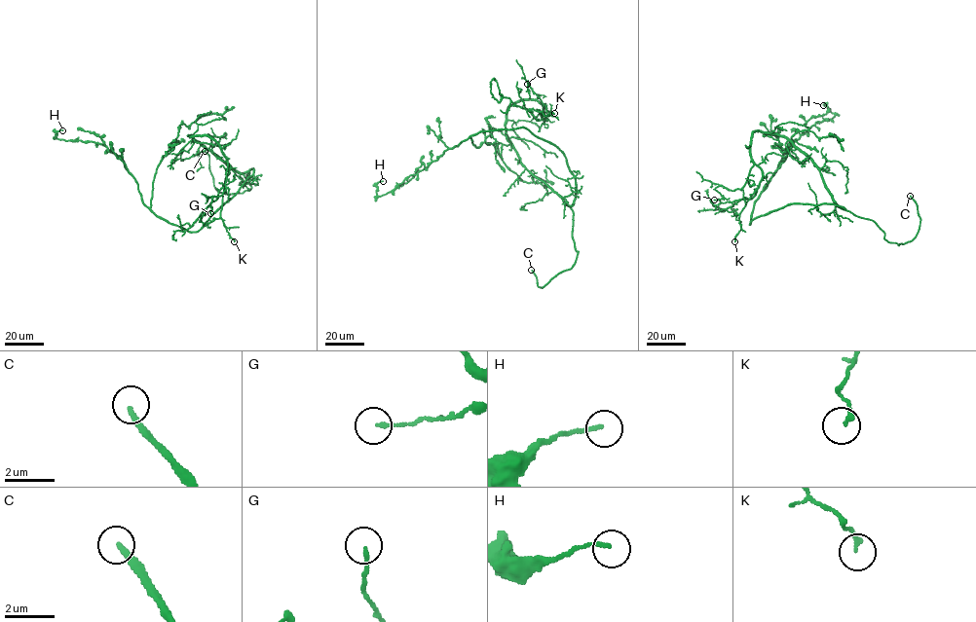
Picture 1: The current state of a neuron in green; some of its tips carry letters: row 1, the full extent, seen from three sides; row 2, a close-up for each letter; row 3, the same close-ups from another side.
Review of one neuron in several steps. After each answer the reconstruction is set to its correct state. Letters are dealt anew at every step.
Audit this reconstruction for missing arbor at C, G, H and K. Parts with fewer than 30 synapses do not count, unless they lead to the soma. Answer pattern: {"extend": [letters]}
{"extend": ["C"]}

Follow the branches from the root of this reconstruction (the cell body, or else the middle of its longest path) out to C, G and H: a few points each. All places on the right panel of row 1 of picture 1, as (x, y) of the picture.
C: (826, 203), (872, 220), (885, 238), (899, 245), (912, 240), (919, 225), (918, 204), (910, 196)
G: (826, 203), (844, 208), (808, 157), (758, 130), (745, 184), (718, 186), (724, 198), (714, 200)
H: (826, 203), (789, 204), (761, 215), (750, 224), (753, 205), (787, 149), (815, 122), (834, 116), (823, 105)

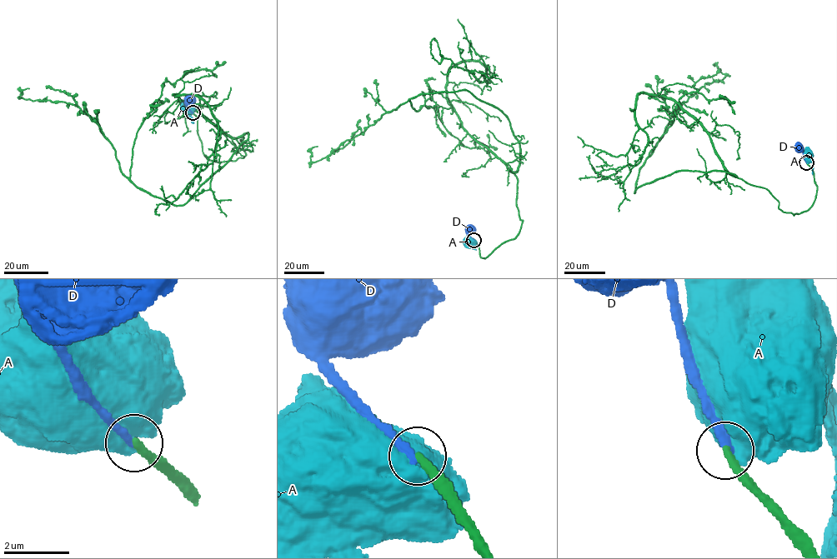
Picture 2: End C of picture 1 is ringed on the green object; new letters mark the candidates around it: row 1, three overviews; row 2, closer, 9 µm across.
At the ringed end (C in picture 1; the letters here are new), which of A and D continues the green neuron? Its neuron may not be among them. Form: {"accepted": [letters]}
{"accepted": ["D"]}

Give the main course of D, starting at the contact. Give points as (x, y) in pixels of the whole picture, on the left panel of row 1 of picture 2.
D: (192, 112), (187, 105), (188, 99)

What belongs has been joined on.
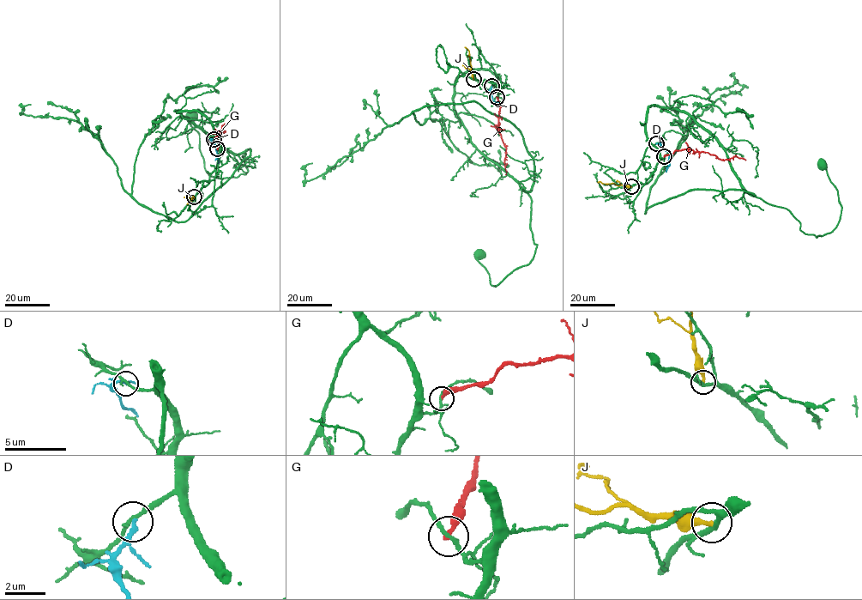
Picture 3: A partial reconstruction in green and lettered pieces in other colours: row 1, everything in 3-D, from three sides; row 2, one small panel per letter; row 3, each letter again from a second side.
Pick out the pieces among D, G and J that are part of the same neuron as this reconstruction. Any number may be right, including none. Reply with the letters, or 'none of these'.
none of these

